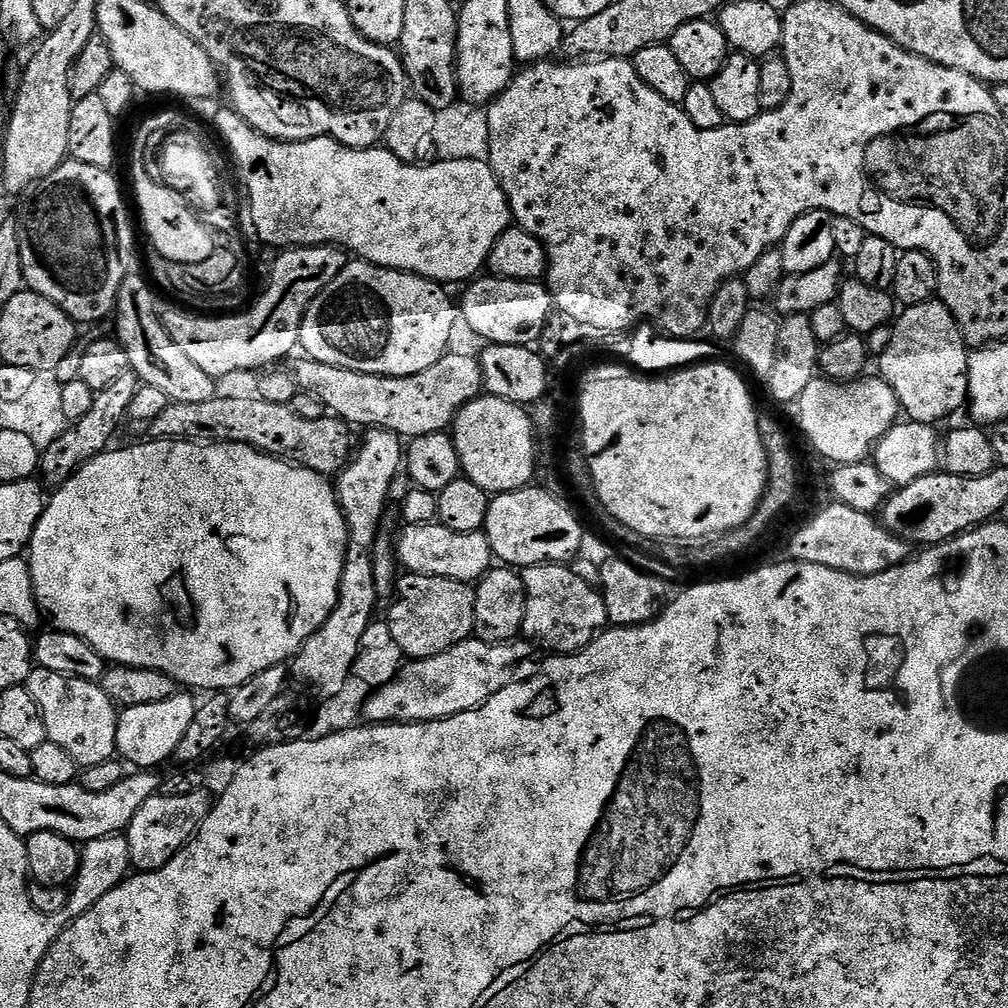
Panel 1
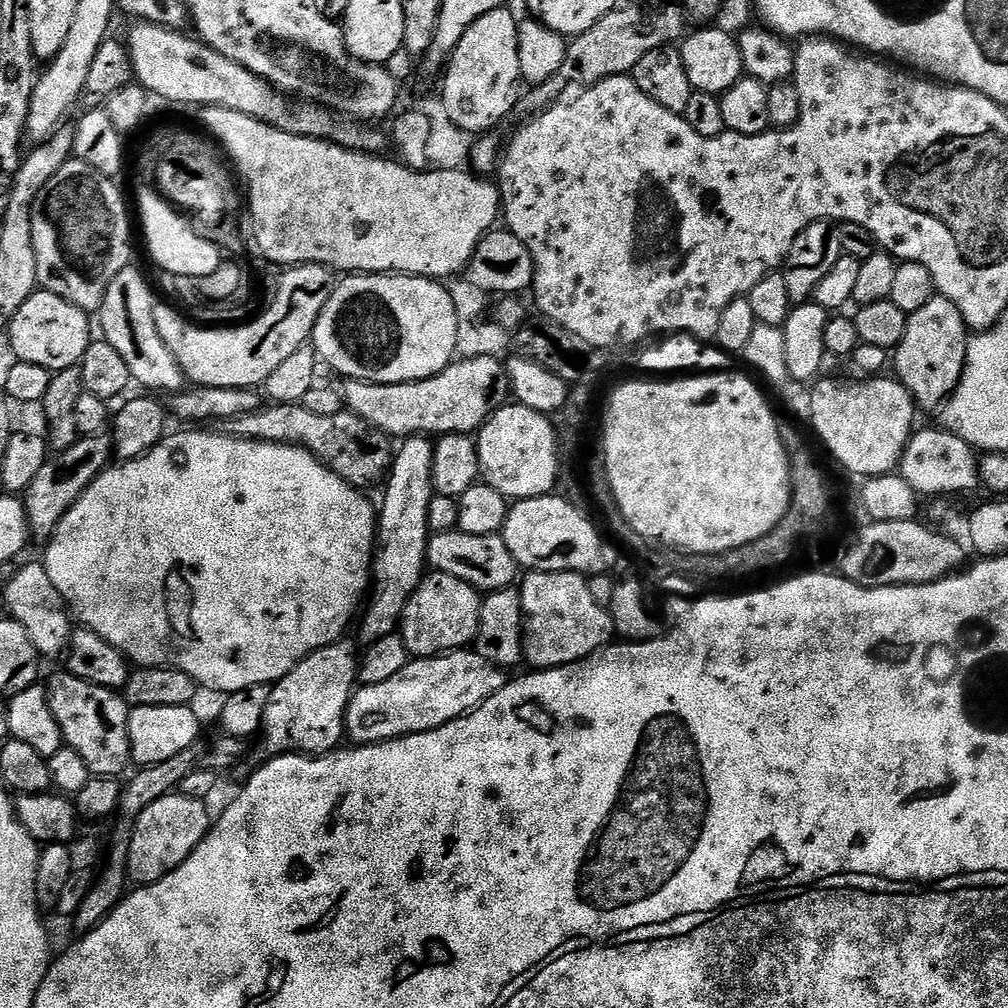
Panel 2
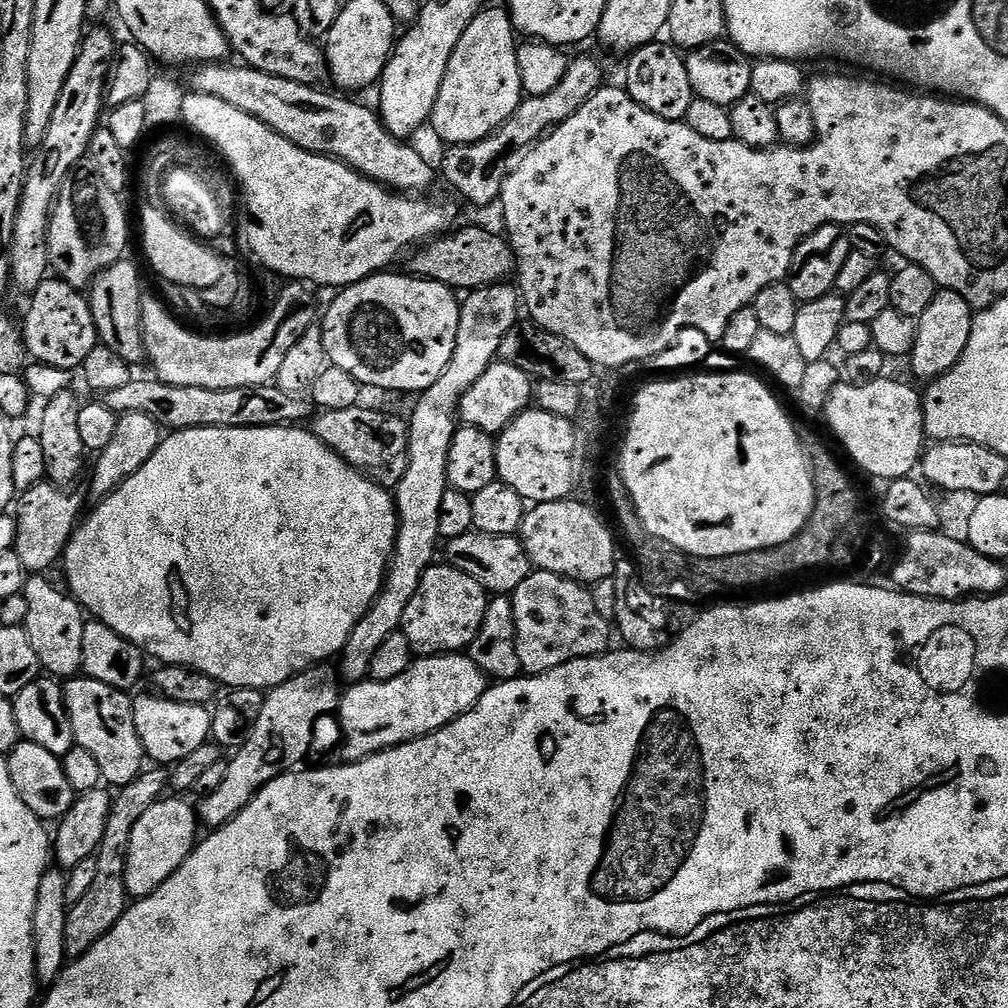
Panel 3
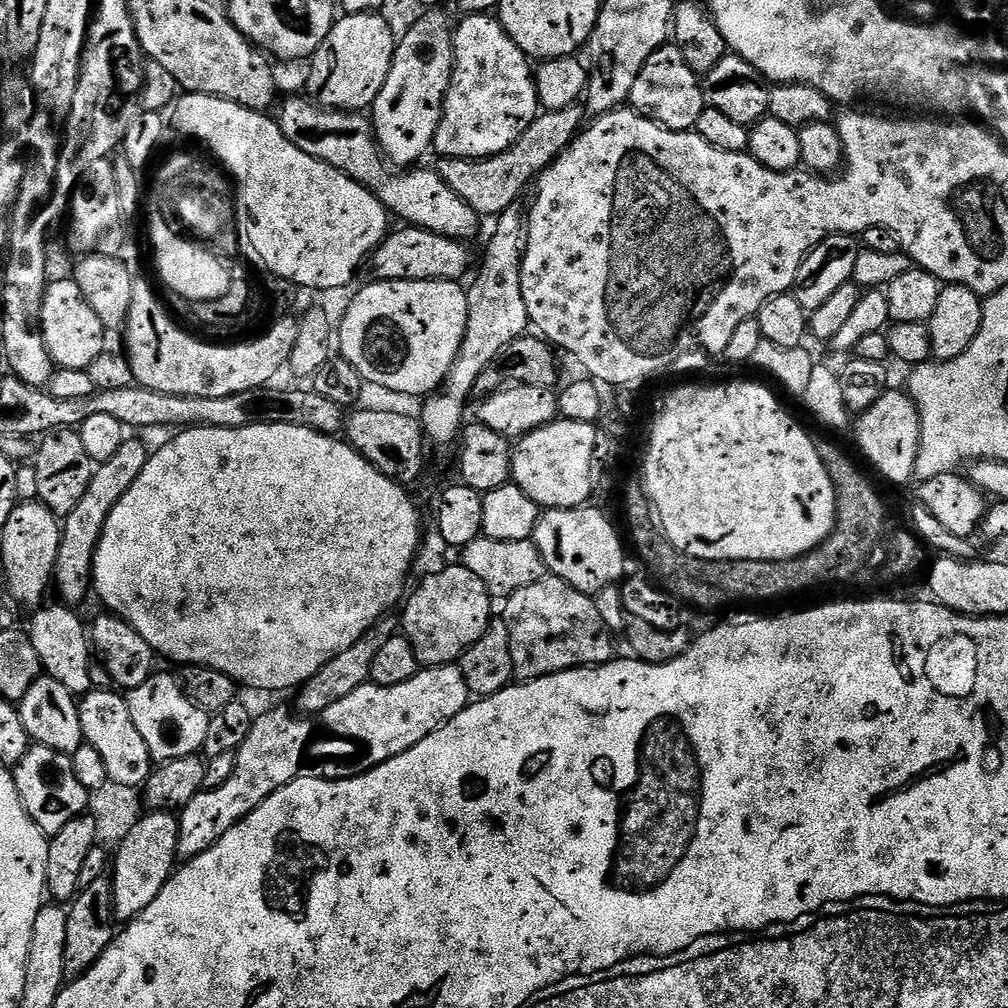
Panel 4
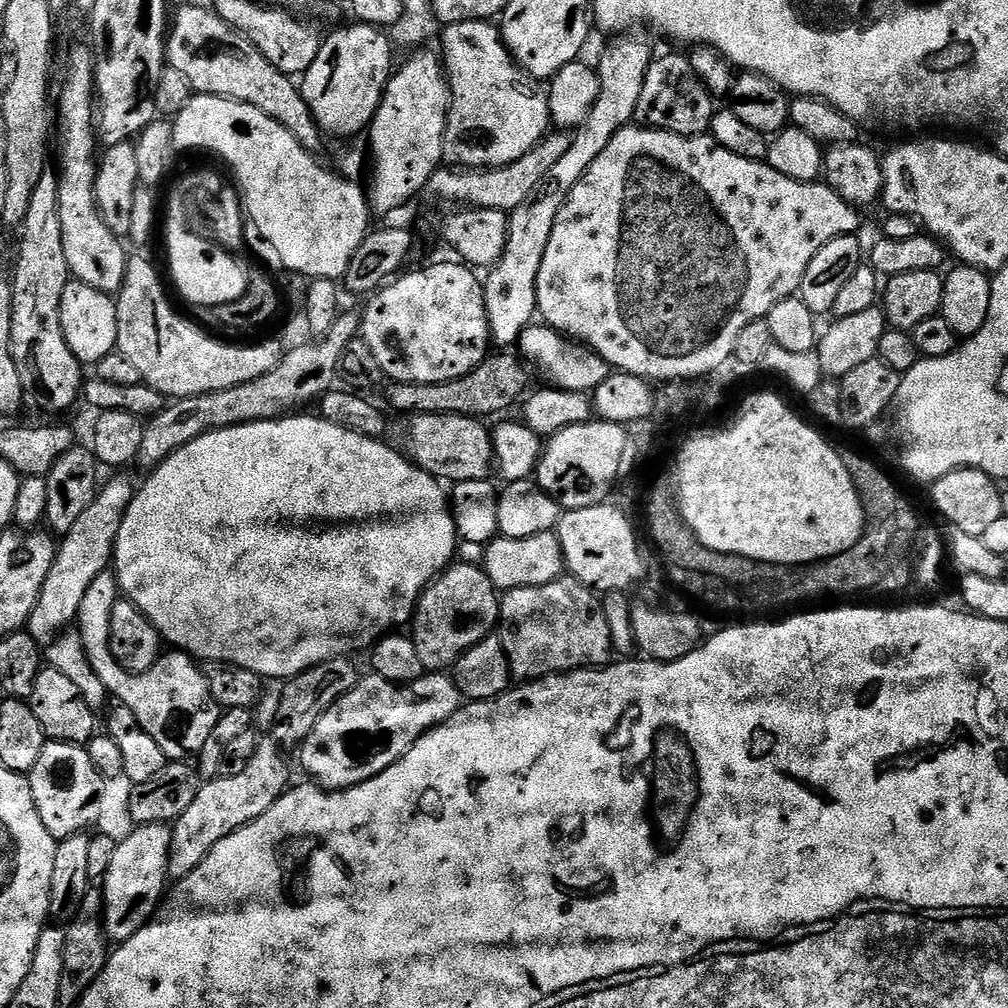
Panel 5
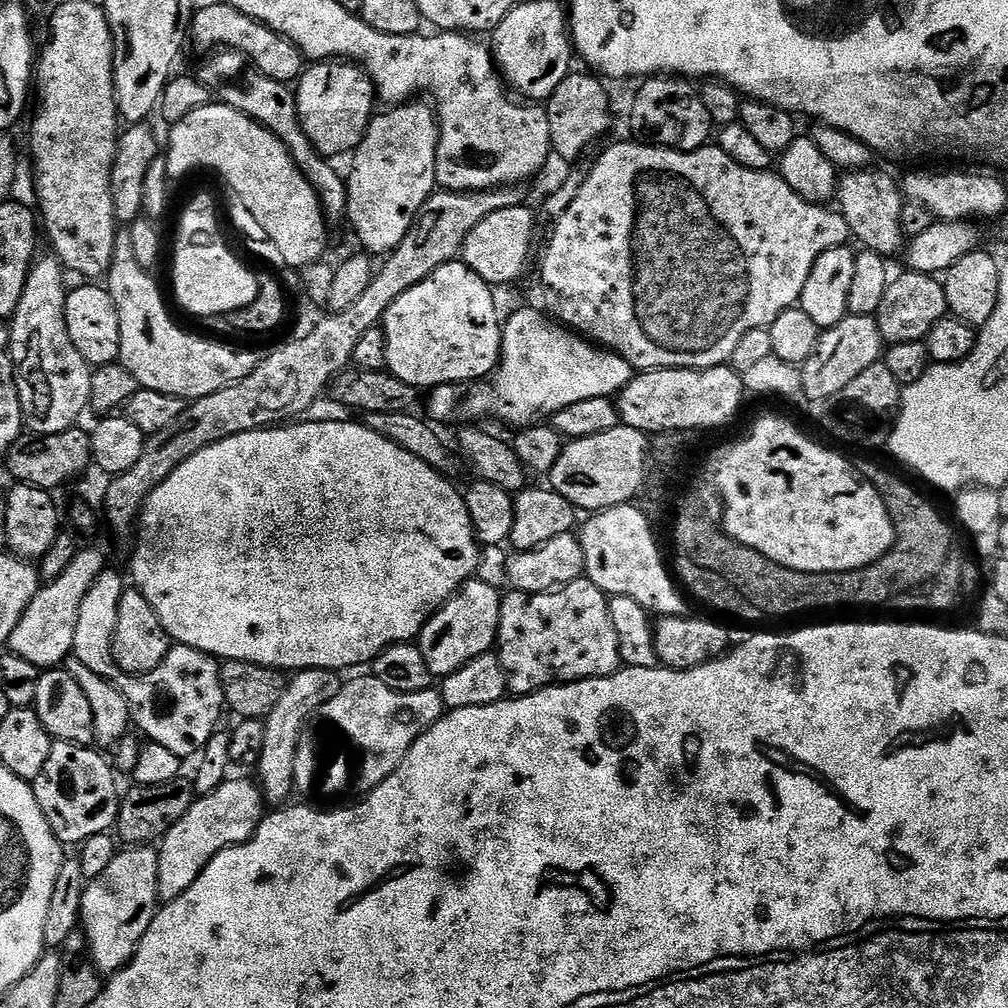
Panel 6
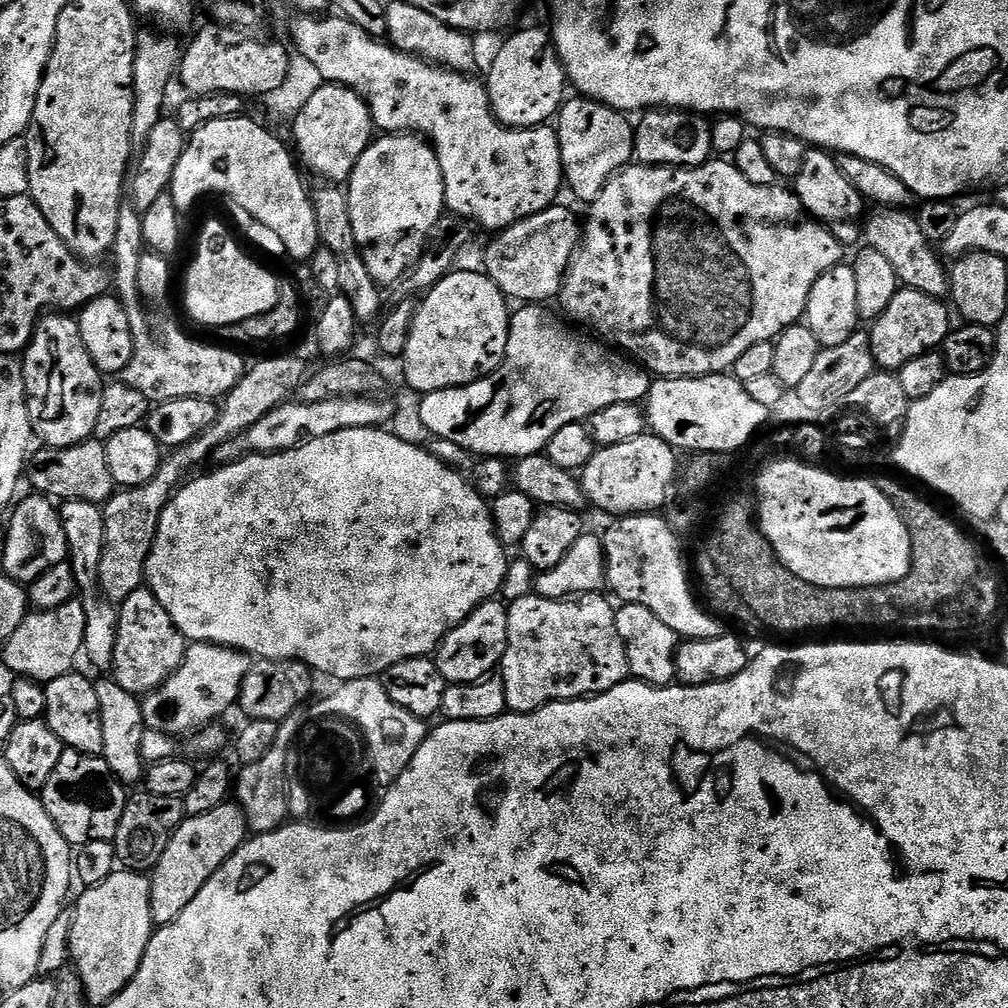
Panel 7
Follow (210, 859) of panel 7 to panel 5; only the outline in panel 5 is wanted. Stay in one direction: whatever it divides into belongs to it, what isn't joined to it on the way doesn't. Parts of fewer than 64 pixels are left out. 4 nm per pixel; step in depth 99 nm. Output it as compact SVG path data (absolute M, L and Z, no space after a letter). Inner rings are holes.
M261 739L254 750L254 758L250 758L246 770L237 776L220 776L217 779L201 783L194 802L190 802L190 810L182 814L171 825L172 841L168 851L168 874L173 881L179 882L186 874L194 871L214 850L214 846L222 838L237 832L242 826L254 822L290 787L288 781L288 764L284 761L279 743Z

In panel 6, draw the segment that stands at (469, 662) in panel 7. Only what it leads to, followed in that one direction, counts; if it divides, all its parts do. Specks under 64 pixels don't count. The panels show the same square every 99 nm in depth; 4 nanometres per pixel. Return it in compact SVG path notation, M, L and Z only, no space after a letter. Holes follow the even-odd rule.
M481 578L466 581L455 596L426 622L418 637L418 647L433 677L443 678L462 670L466 662L493 651L500 635L500 601L502 592Z

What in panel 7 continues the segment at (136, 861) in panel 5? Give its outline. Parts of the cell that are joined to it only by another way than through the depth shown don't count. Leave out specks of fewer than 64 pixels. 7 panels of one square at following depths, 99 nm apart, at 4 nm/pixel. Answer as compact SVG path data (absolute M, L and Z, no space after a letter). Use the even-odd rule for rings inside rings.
M114 870L98 886L83 889L70 911L68 956L89 1005L106 1006L127 986L151 938L149 877L136 870Z

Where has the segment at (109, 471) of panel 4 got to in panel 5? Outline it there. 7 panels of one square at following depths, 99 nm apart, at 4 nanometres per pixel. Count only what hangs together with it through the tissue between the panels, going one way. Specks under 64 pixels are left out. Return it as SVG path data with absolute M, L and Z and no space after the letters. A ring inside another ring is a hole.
M124 474L113 475L116 476L113 480L108 480L105 484L103 481L99 485L90 506L82 510L78 522L74 522L74 526L70 526L70 530L59 541L56 561L50 566L50 574L46 574L46 582L26 625L27 634L37 645L51 644L61 632L76 624L76 615L82 606L82 598L86 598L86 590L90 590L90 582L94 582L98 574L109 571L120 517L128 509L134 495L133 484L120 475Z

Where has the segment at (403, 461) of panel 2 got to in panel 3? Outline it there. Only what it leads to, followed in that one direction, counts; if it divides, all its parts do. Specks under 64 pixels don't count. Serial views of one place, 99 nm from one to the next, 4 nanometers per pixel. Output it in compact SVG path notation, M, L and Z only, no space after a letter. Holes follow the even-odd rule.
M501 282L499 284L487 284L485 288L477 288L467 293L468 297L463 297L460 306L460 321L458 322L458 338L454 342L454 354L450 354L450 362L446 370L424 392L415 397L416 405L412 408L412 417L407 417L408 425L408 465L406 474L394 489L394 499L396 502L396 545L392 551L392 559L388 561L388 570L384 573L384 584L380 587L380 593L376 596L372 608L354 626L350 634L347 646L338 660L338 672L341 677L348 679L349 685L361 683L369 679L368 671L370 662L374 662L374 653L378 646L390 638L390 634L401 631L400 623L406 614L406 606L410 598L414 598L414 590L418 590L422 574L432 567L438 556L438 545L442 537L438 530L438 510L442 510L442 494L446 494L448 487L448 471L446 462L450 456L450 442L454 442L454 434L458 427L457 416L460 410L460 400L466 394L466 390L478 382L478 378L486 372L492 363L499 357L502 338L510 334L510 330L518 323L522 316L522 300L515 287L511 288L511 283Z

